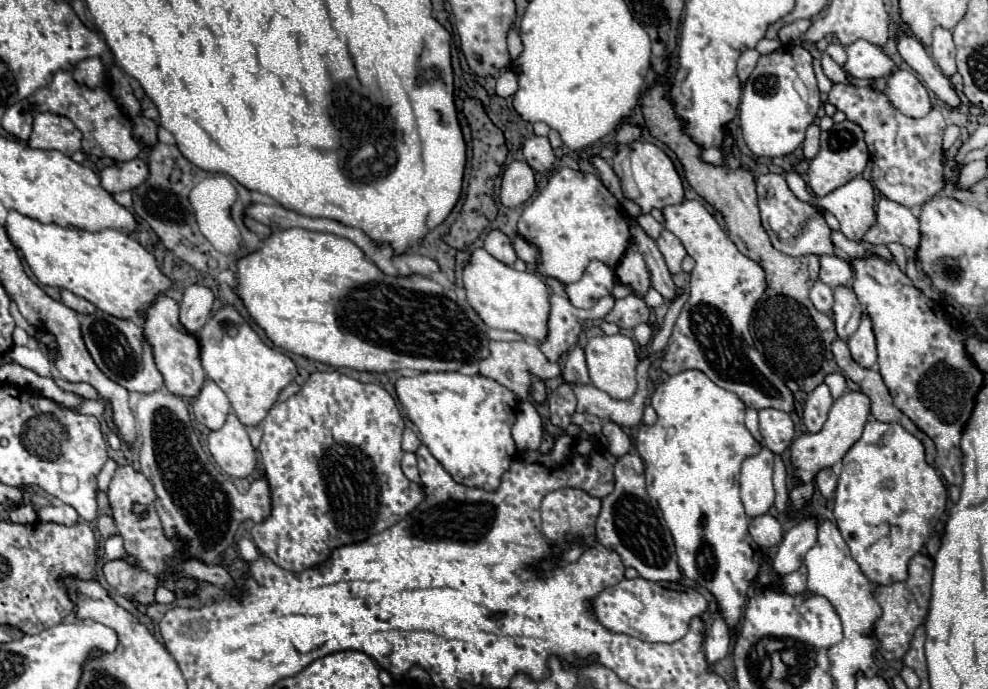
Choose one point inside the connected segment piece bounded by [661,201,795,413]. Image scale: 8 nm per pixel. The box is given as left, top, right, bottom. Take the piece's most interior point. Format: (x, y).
(712, 334)

